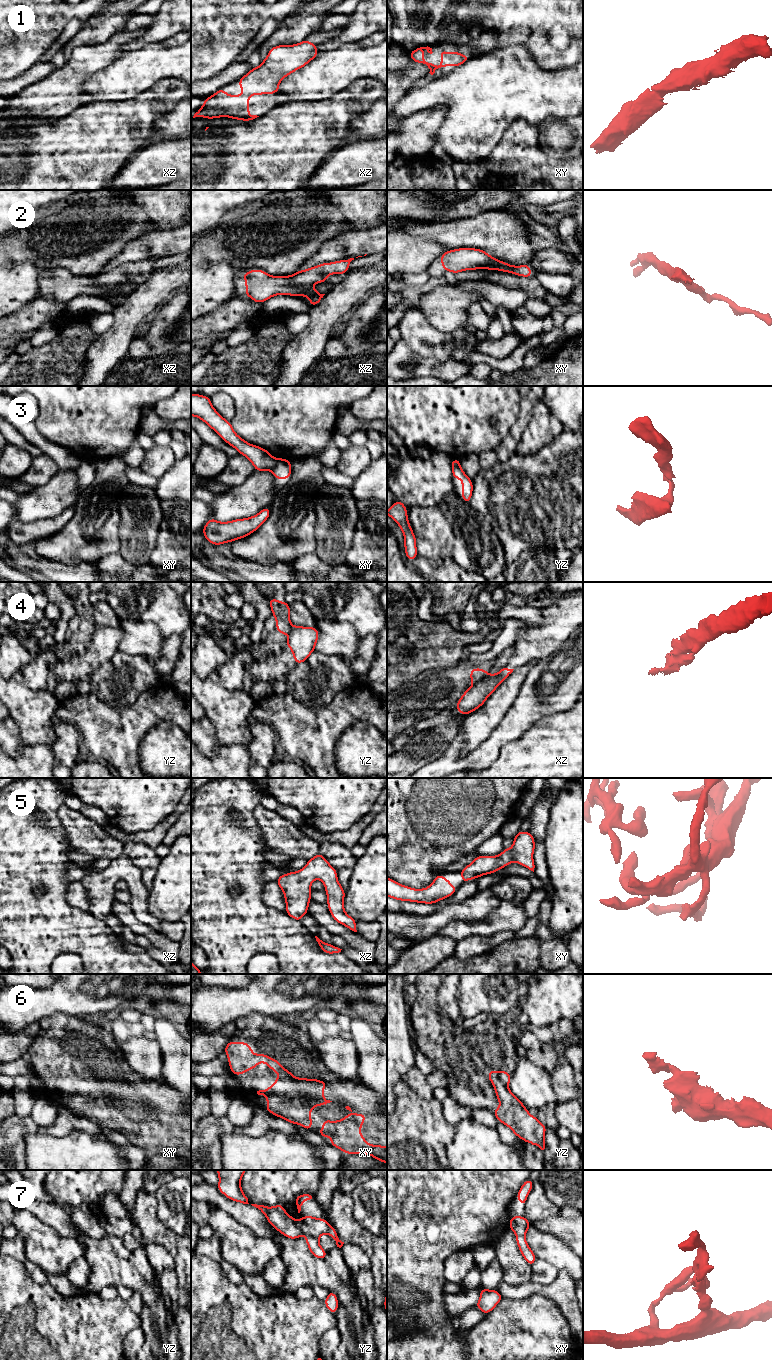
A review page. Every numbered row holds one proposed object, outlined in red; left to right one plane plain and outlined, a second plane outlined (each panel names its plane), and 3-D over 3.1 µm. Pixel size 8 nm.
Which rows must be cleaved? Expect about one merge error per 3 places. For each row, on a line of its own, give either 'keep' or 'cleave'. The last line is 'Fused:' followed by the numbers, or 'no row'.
1: keep
2: keep
3: cleave
4: cleave
5: keep
6: keep
7: keep
Fused: 3, 4

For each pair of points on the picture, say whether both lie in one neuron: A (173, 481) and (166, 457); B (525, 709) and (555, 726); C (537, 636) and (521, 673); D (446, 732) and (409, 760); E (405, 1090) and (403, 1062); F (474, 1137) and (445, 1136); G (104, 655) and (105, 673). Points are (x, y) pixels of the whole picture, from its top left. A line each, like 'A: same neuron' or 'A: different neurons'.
A: different neurons
B: different neurons
C: different neurons
D: same neuron
E: different neurons
F: different neurons
G: different neurons

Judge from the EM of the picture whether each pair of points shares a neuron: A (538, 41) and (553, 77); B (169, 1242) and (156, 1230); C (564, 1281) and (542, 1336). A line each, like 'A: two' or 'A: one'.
A: two
B: one
C: two

